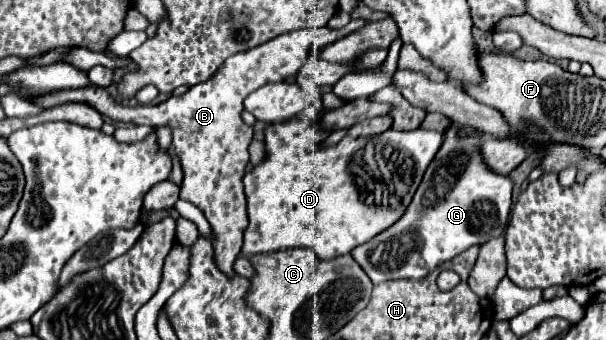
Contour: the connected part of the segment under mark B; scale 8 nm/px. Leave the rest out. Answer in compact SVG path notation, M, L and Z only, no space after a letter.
M294 30L284 36L278 36L266 44L250 48L248 52L240 52L230 56L224 66L210 78L208 82L192 86L182 96L170 96L166 102L158 106L124 106L114 102L114 98L96 86L64 90L64 92L48 92L48 96L38 96L30 100L42 110L66 104L66 102L82 102L90 104L102 116L124 122L124 124L146 124L150 128L170 126L172 128L172 144L182 162L184 182L180 190L180 198L192 202L202 210L206 220L212 226L214 234L214 252L218 268L228 276L234 274L234 260L242 248L242 236L248 226L246 216L246 196L242 188L242 176L248 164L248 146L252 142L252 126L242 120L242 102L244 98L260 88L266 82L280 82L288 76L294 76L300 66L310 56L310 30Z

